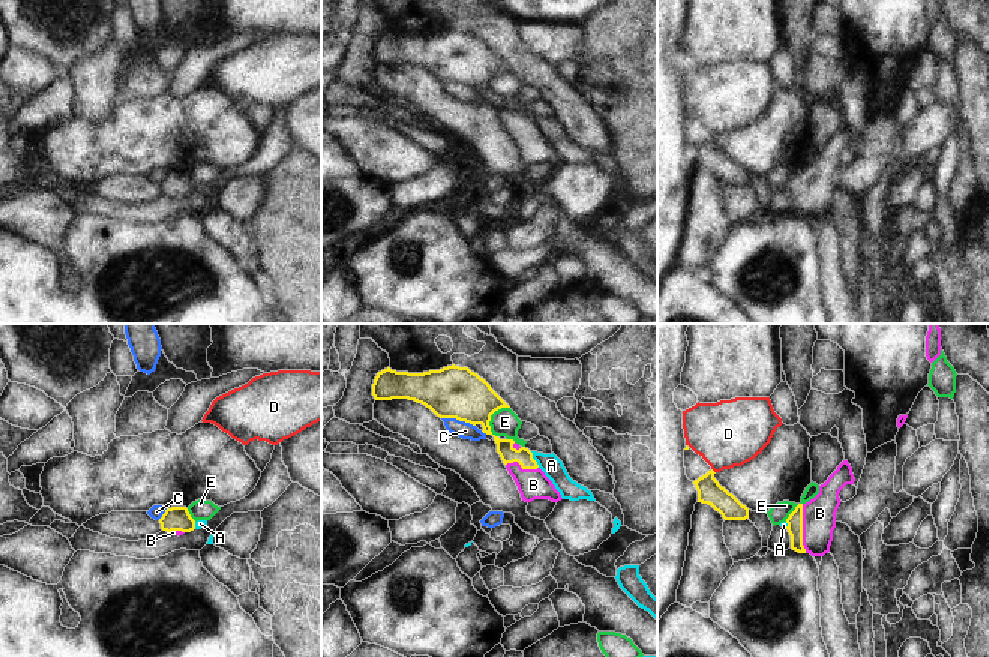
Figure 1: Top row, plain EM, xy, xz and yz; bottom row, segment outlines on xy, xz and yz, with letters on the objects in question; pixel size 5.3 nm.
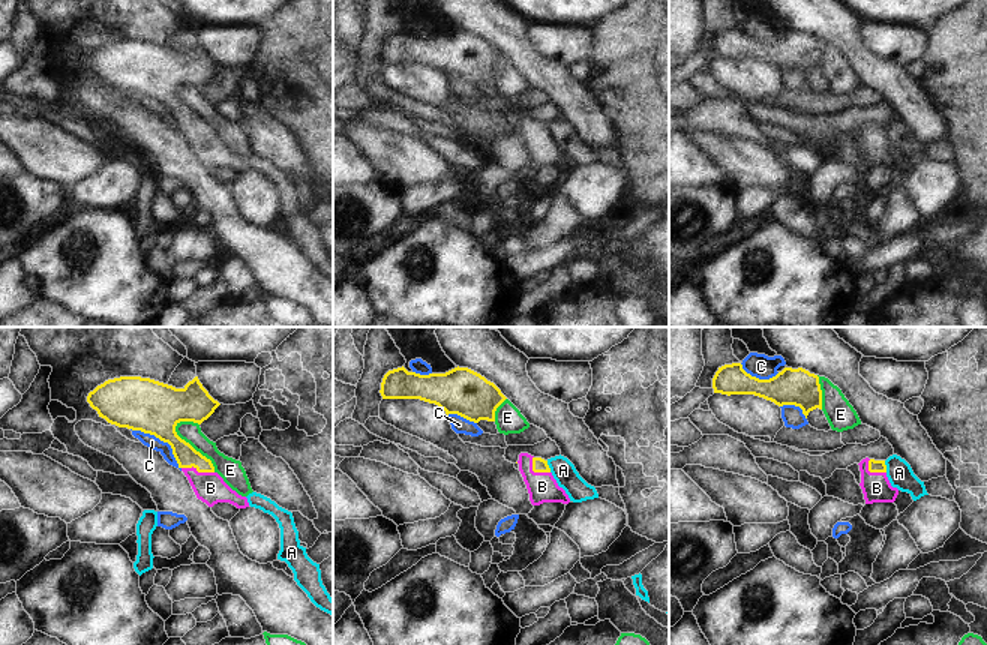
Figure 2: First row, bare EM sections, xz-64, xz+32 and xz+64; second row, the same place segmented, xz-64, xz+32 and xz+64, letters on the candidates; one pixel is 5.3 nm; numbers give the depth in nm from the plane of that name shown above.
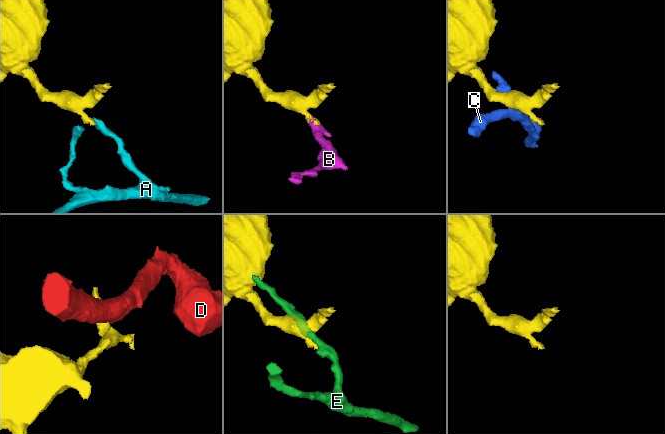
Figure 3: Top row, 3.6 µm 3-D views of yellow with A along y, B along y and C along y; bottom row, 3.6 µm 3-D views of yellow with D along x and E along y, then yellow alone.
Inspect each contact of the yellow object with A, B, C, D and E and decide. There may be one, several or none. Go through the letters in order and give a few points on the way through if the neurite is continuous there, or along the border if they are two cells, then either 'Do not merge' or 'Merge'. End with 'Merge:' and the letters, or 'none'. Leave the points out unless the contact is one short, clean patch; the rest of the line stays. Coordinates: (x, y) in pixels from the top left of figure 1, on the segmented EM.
A: Boundary: xz (530, 452), (539, 467). Do not merge
B: Path across: yz (794, 522), (802, 528), (820, 513). Merge
C: Do not merge
D: Boundary: yz (712, 468), (715, 473). Do not merge
E: Do not merge
Merge: B.

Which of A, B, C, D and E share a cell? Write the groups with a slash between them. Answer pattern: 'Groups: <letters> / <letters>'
Groups: A / B / C / D / E.

